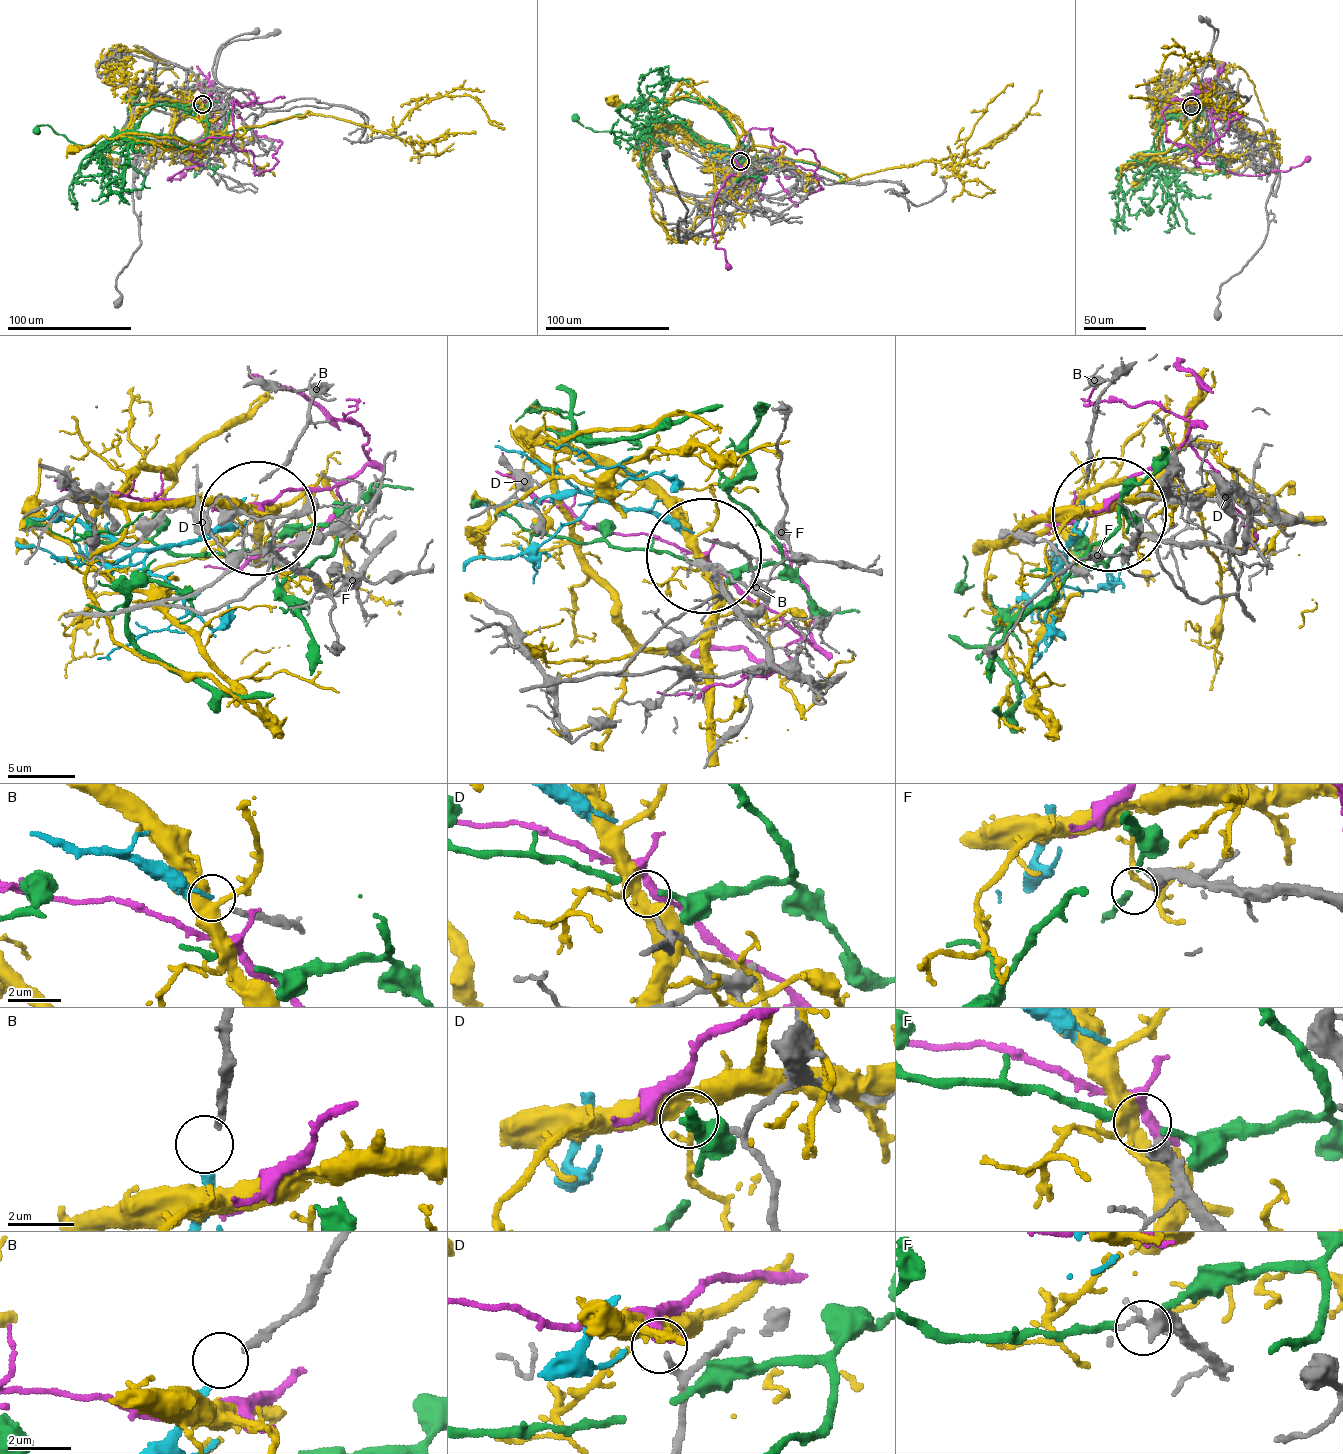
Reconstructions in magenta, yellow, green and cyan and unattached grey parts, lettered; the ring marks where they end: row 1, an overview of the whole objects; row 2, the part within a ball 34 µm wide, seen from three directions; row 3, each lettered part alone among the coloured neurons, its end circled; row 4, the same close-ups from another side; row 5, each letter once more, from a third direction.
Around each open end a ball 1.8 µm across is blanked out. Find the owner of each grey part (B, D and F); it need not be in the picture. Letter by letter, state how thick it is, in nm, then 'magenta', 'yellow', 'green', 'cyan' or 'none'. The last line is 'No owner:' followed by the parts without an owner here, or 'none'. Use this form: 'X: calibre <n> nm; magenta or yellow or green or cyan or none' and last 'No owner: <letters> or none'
B: calibre 240 nm; cyan
D: calibre 190 nm; none
F: calibre 500 nm; none
No owner: D, F

